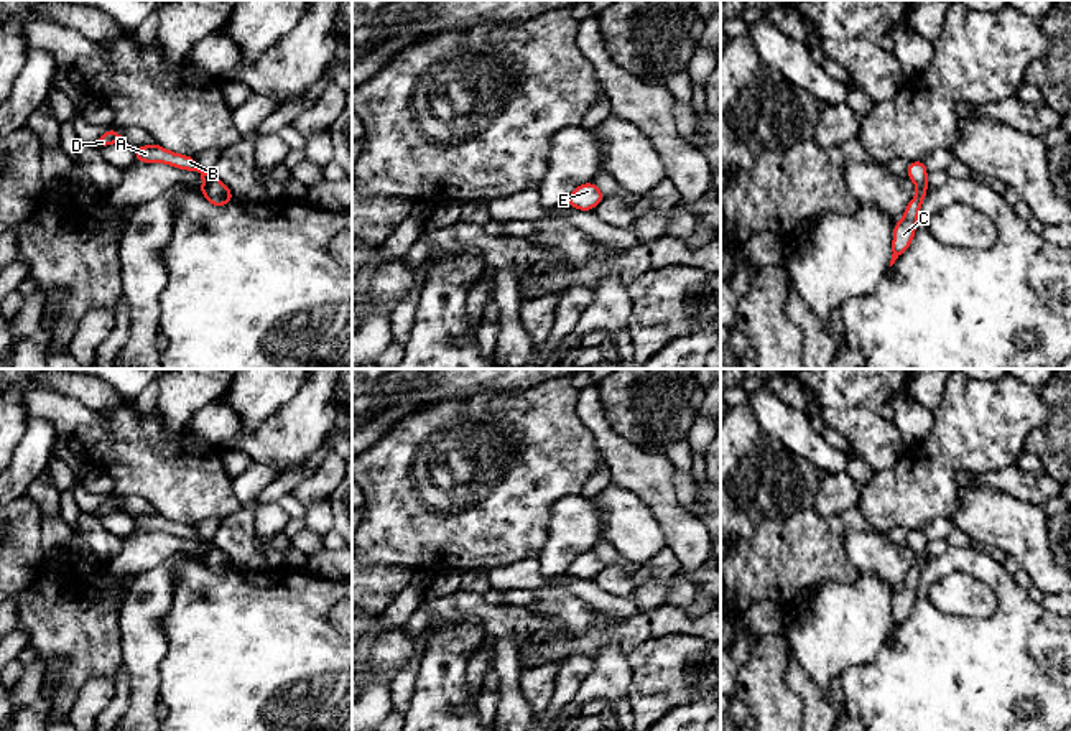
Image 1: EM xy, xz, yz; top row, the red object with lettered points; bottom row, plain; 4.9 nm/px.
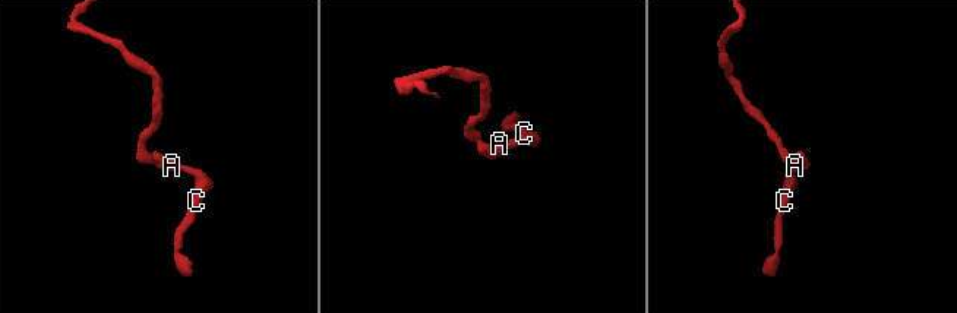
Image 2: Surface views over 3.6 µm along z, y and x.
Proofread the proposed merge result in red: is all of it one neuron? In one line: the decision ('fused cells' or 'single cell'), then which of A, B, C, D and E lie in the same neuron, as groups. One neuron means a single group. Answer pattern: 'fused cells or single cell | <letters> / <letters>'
single cell | A B C D E

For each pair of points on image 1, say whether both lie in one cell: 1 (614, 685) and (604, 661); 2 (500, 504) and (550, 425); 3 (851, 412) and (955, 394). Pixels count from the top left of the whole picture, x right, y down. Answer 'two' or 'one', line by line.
1: one
2: one
3: two

